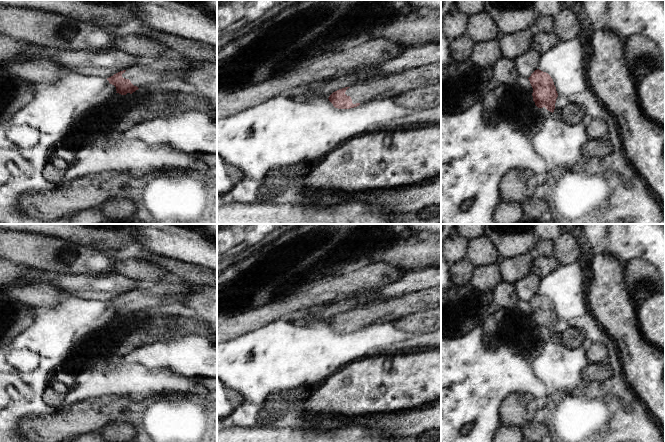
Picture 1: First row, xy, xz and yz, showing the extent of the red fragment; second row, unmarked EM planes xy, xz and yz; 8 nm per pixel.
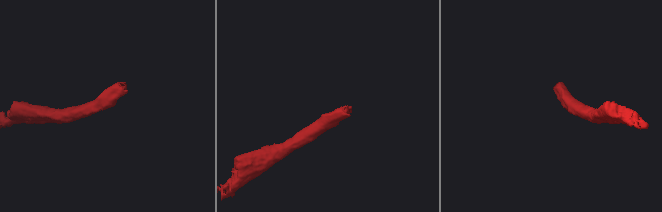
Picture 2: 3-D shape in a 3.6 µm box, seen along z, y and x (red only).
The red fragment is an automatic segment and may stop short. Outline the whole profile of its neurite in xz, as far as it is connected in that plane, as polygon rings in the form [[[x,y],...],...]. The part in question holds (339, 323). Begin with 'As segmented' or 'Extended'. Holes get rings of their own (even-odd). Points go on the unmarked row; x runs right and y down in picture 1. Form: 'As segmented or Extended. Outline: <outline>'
Extended. Outline: [[[441,285],[339,313],[328,323],[335,332],[350,333],[372,323],[396,321],[408,314],[440,306]]]

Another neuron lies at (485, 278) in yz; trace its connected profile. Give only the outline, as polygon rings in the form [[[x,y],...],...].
[[[499,262],[482,265],[475,267],[469,289],[480,296],[488,296],[502,281]]]

